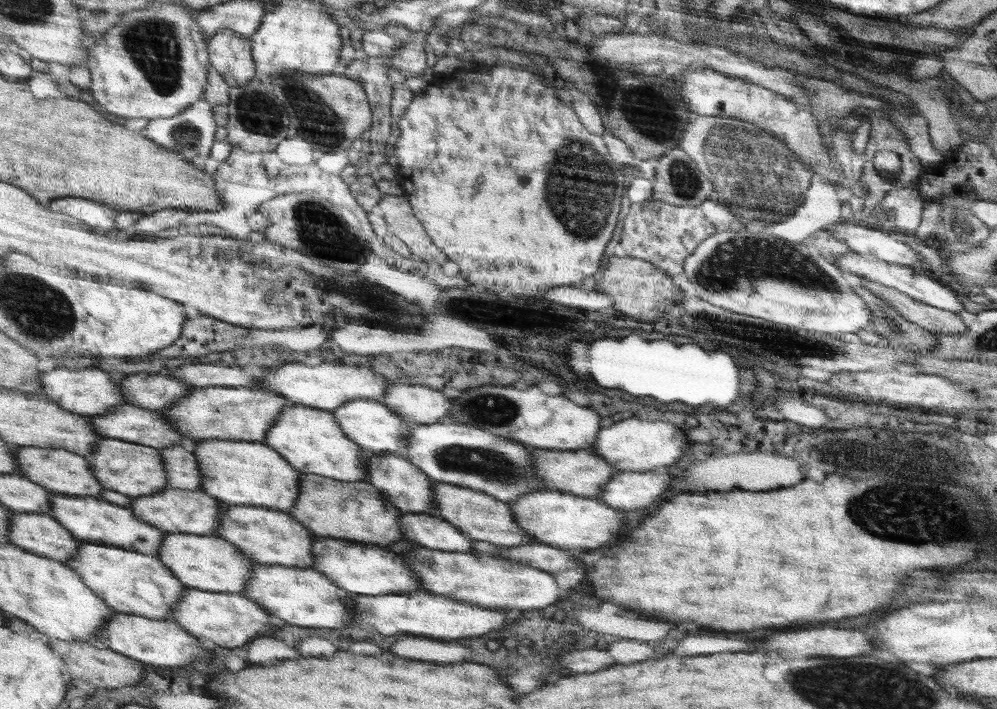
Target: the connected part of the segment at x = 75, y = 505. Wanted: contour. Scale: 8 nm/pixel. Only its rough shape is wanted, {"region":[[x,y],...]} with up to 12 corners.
{"region":[[56,493],[50,514],[85,542],[158,557],[168,530],[100,497]]}

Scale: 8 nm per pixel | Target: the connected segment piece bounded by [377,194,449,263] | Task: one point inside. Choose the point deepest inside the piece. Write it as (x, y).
(398, 213)

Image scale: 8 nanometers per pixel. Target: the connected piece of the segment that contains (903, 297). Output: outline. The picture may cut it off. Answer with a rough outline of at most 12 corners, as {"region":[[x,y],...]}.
{"region":[[864,277],[866,290],[931,333],[968,329],[964,316]]}

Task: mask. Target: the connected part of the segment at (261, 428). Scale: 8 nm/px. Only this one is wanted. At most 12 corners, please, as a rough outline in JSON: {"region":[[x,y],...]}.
{"region":[[196,387],[164,410],[188,437],[262,442],[294,404],[260,387]]}

